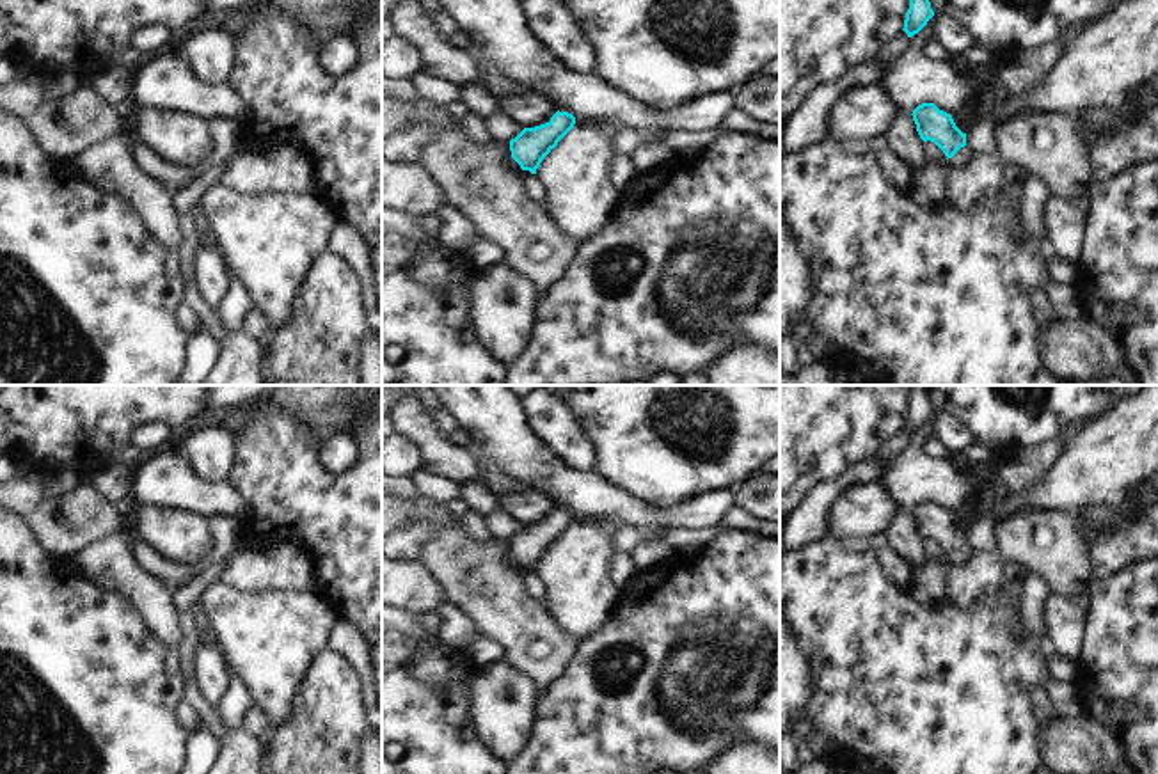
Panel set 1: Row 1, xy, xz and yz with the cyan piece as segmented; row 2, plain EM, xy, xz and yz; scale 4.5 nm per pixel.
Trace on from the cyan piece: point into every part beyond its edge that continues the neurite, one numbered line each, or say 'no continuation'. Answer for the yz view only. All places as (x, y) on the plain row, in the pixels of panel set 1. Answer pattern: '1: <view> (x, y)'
1: yz (963, 552)

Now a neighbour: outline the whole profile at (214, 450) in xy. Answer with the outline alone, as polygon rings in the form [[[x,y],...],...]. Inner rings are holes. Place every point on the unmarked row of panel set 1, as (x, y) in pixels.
[[[213,423],[188,433],[181,447],[201,476],[215,483],[229,481],[238,463],[238,435]]]

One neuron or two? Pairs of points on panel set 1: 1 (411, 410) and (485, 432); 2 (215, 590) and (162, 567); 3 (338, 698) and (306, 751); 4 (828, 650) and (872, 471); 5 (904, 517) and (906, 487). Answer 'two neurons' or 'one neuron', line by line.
1: two neurons
2: two neurons
3: one neuron
4: two neurons
5: two neurons

